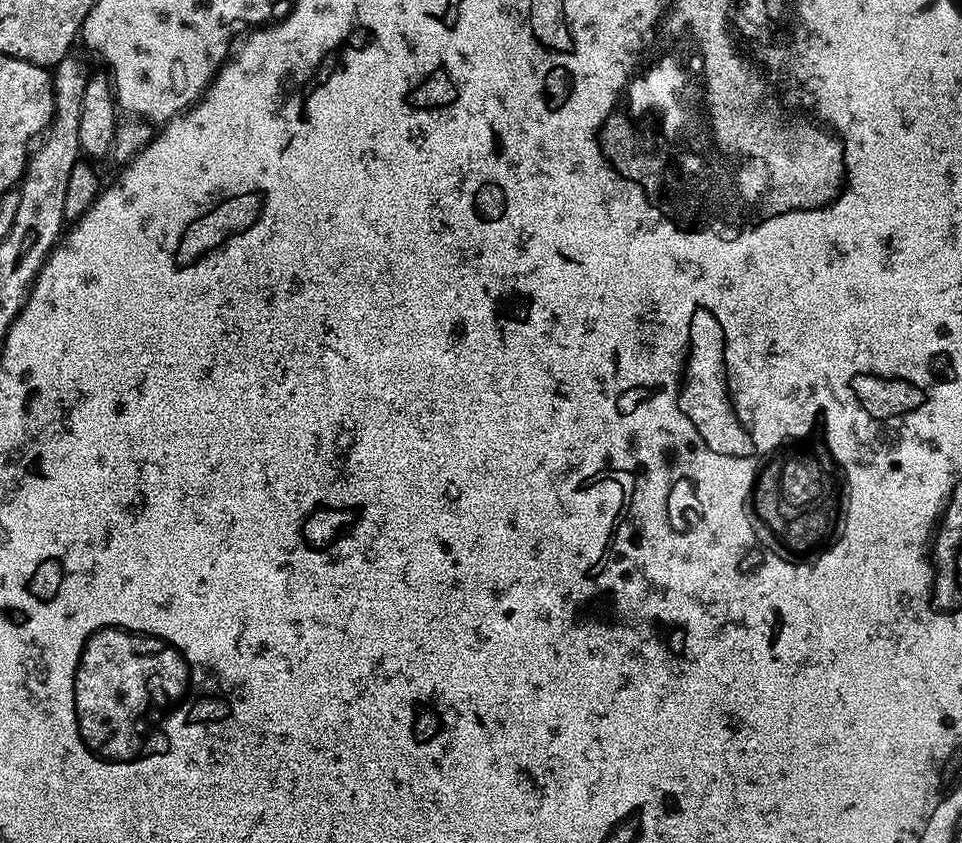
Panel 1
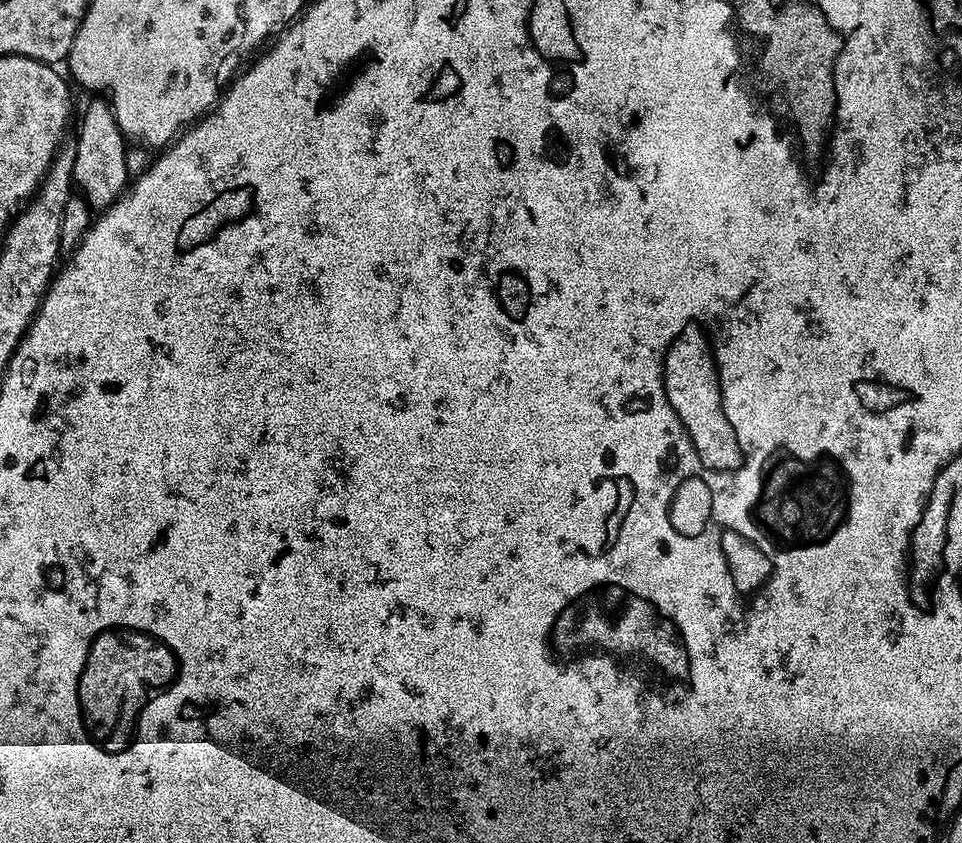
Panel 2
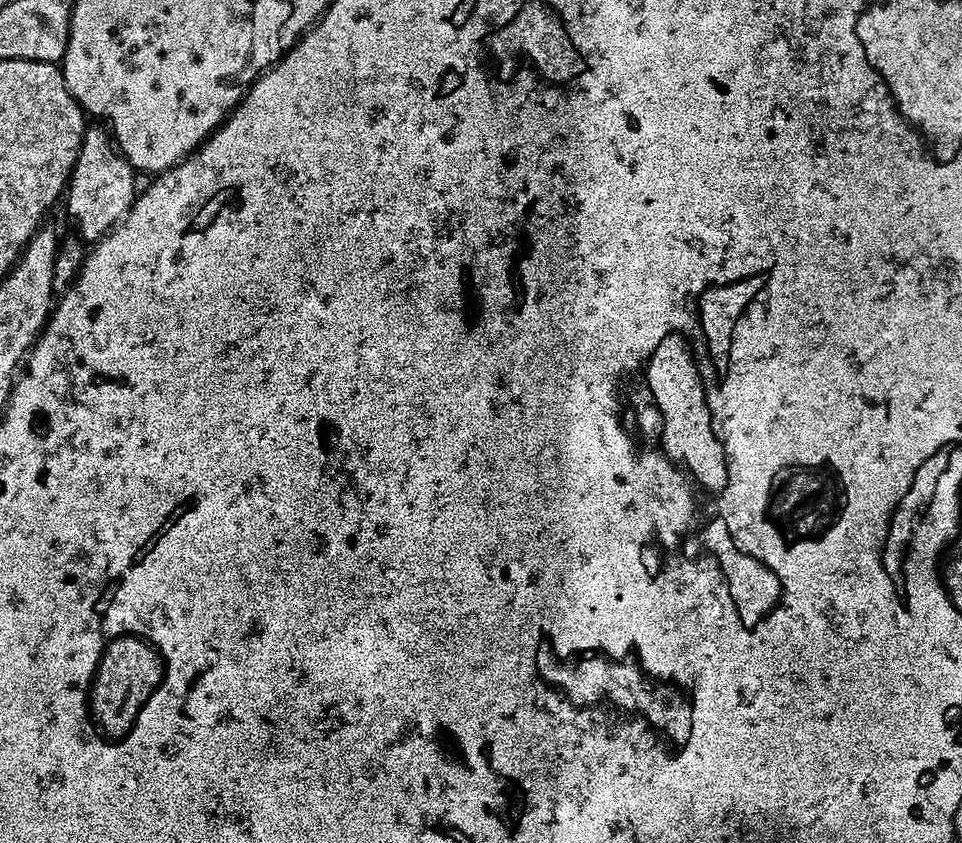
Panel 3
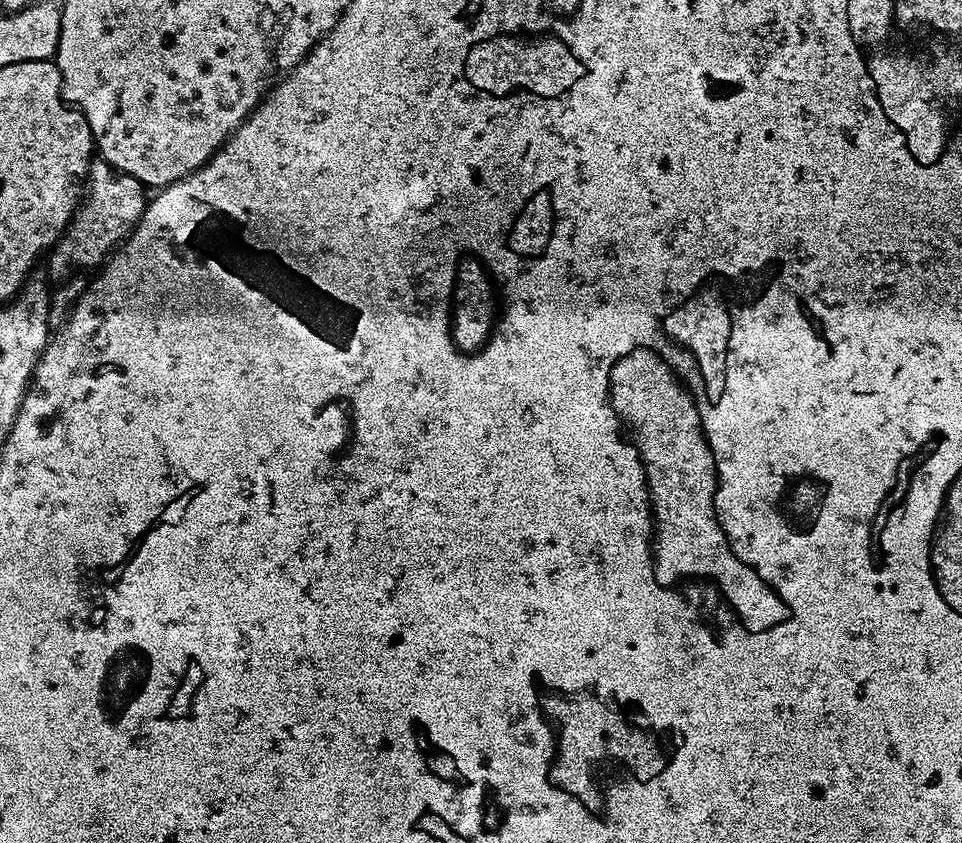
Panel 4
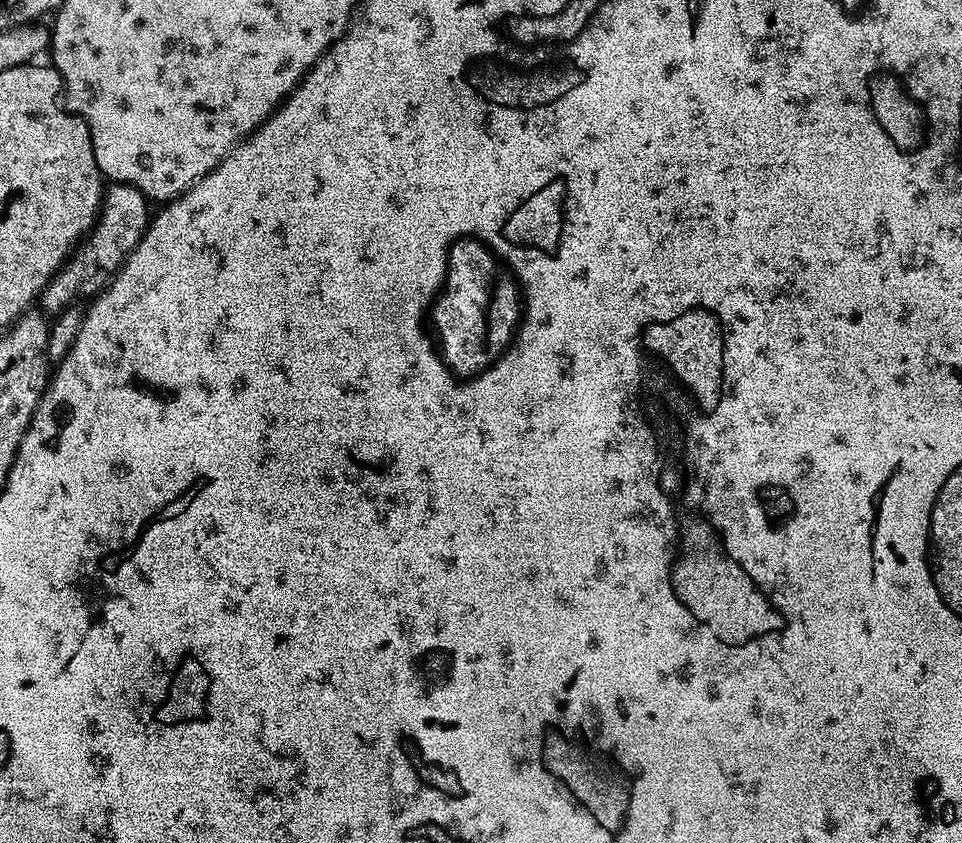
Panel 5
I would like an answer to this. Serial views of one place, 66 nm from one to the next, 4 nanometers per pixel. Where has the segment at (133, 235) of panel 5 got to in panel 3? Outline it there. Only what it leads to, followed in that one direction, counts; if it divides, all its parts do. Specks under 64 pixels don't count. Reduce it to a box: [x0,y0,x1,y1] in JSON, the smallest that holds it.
[66,127,138,242]

